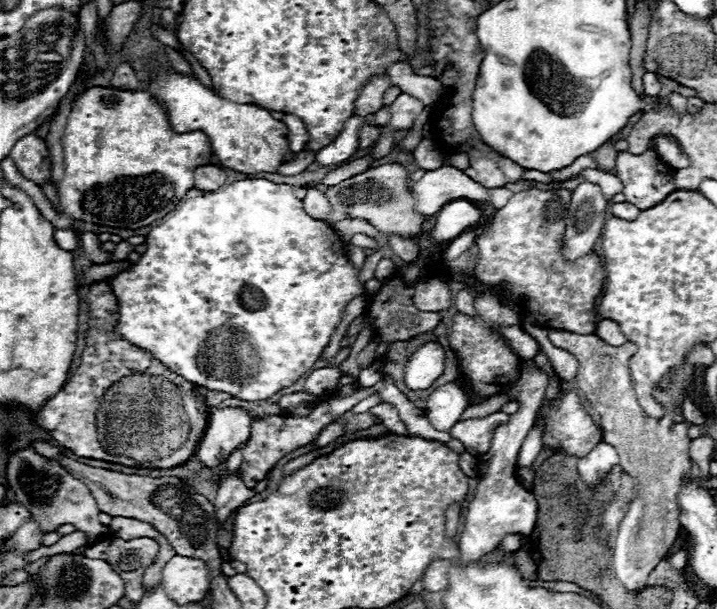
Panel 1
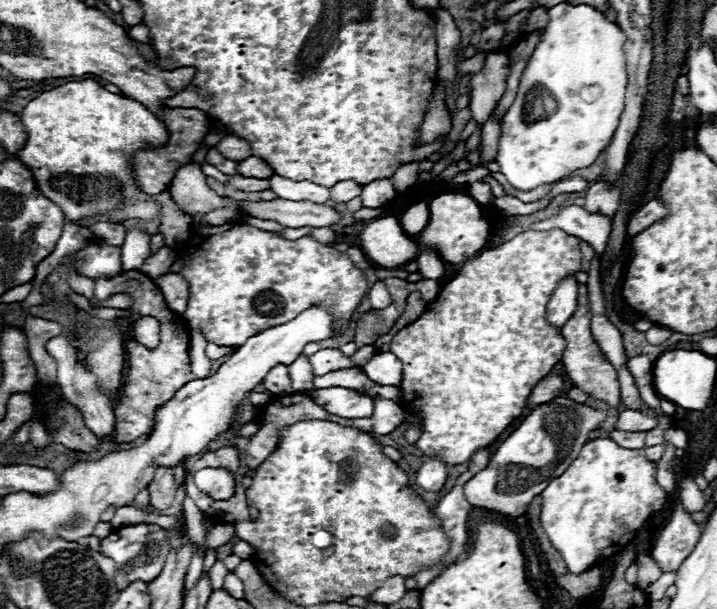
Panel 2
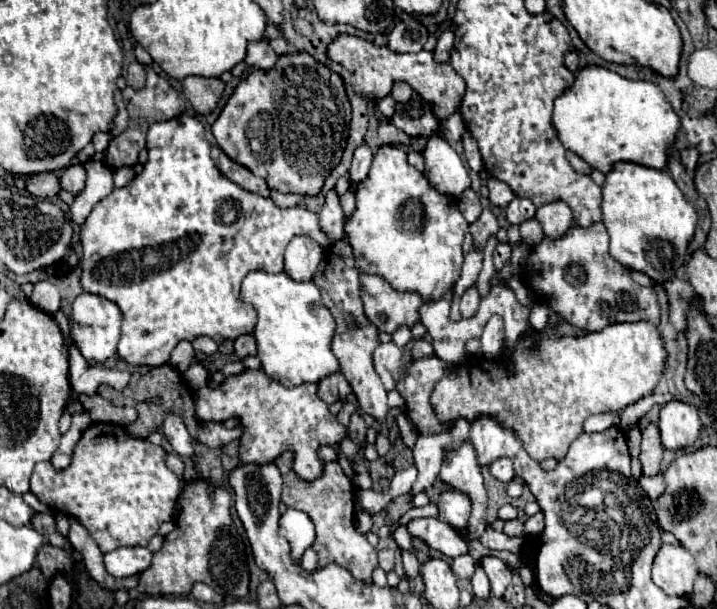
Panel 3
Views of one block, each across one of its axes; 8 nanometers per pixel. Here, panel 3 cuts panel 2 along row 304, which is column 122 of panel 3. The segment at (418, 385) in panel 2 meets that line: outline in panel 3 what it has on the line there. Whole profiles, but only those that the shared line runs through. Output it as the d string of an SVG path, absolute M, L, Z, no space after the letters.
M90 424L78 440L72 460L66 468L56 470L50 462L38 462L30 478L30 492L52 510L76 518L96 540L102 552L116 550L120 546L146 546L158 532L162 522L174 518L178 496L184 482L166 468L166 450L154 446L144 438L132 438L118 424Z

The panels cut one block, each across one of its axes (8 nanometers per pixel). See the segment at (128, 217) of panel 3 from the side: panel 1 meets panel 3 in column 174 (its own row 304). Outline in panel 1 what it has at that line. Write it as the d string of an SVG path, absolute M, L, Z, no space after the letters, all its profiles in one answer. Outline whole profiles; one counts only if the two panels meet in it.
M246 178L238 180L234 184L222 186L216 192L208 192L204 196L182 200L166 218L160 220L158 226L152 228L152 232L146 236L146 252L136 264L130 264L128 270L118 272L112 278L106 278L112 292L118 298L118 332L132 344L146 348L158 358L162 364L168 366L170 372L176 372L184 376L188 382L216 390L216 392L228 392L234 398L240 400L266 400L278 390L292 386L298 382L306 370L314 366L314 362L320 358L324 346L328 344L336 324L340 322L340 316L344 312L344 306L358 294L364 294L364 286L358 282L358 270L352 266L352 262L344 254L344 242L340 234L328 226L322 220L314 220L304 212L302 200L294 196L294 188L290 184L274 184L264 178Z

